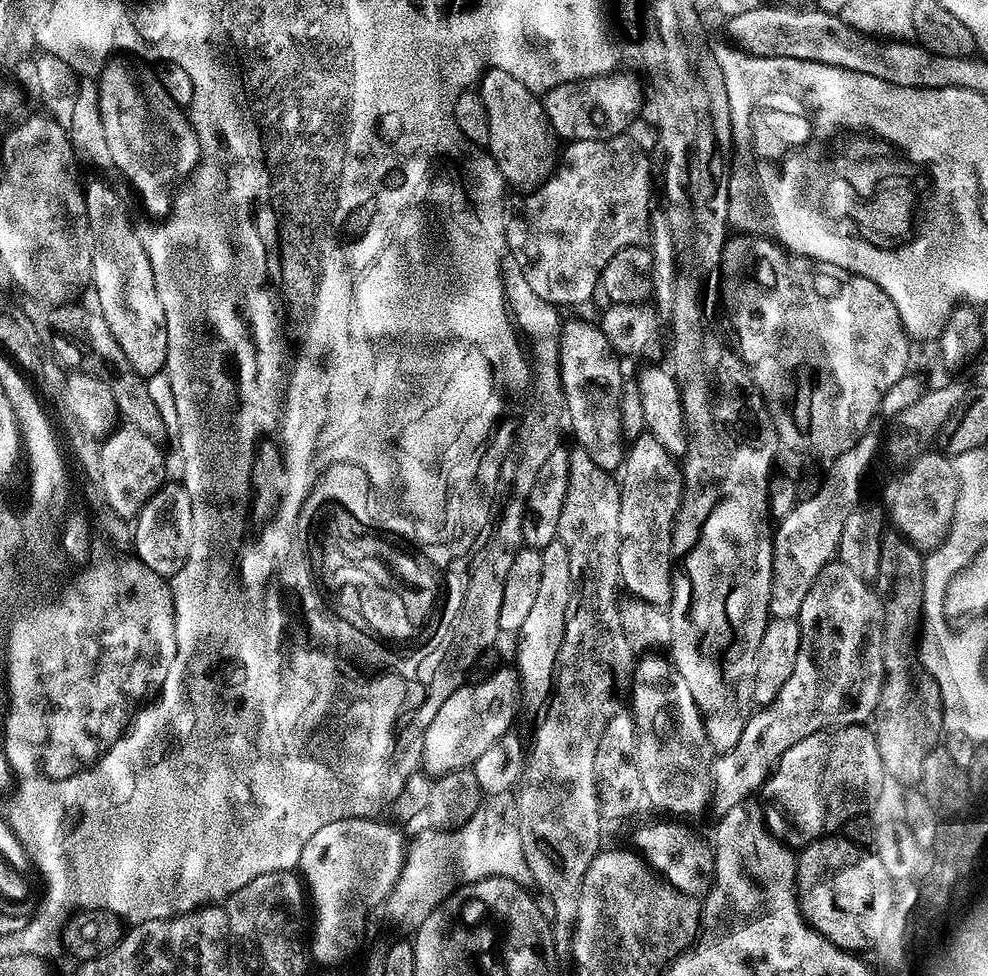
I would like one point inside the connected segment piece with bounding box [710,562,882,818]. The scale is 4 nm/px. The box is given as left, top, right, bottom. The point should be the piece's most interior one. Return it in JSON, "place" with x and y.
{"place":[828,687]}

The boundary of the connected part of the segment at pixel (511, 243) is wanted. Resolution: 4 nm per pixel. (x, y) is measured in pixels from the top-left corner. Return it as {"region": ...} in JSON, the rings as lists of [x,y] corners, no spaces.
{"region":[[[627,135],[612,136],[608,140],[573,140],[567,145],[568,148],[559,153],[558,163],[551,176],[535,189],[527,197],[528,200],[524,204],[524,213],[507,221],[506,231],[508,233],[508,251],[511,252],[514,262],[518,264],[522,275],[526,278],[526,286],[530,286],[530,290],[534,290],[534,294],[538,294],[539,298],[545,300],[555,306],[562,304],[584,304],[592,295],[597,295],[598,285],[600,282],[600,272],[606,266],[606,262],[610,262],[610,258],[614,258],[614,254],[618,254],[618,250],[622,250],[631,244],[639,244],[649,235],[650,225],[648,226],[648,207],[652,204],[652,168],[648,165],[648,156],[635,144],[632,140],[627,140]]]}

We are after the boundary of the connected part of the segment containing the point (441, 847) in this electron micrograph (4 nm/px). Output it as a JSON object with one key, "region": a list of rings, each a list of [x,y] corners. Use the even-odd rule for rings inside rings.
{"region":[[[509,791],[485,797],[470,822],[460,828],[423,831],[405,845],[400,872],[380,906],[380,912],[392,924],[423,927],[426,918],[457,888],[492,876],[508,879],[523,888],[533,885],[533,874],[522,851],[516,800]]]}

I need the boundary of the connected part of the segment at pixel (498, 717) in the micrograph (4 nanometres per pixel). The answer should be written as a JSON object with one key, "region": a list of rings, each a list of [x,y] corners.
{"region":[[[497,670],[487,678],[480,678],[477,684],[464,682],[450,694],[450,698],[446,698],[446,702],[442,702],[442,706],[438,706],[438,714],[430,718],[430,726],[426,726],[426,730],[418,740],[420,760],[424,763],[422,768],[428,776],[435,778],[445,776],[448,772],[457,772],[459,768],[471,769],[476,760],[482,758],[483,752],[488,747],[499,744],[505,739],[503,736],[507,734],[508,726],[512,722],[512,714],[516,710],[516,692],[518,693],[517,677],[509,672]]]}

